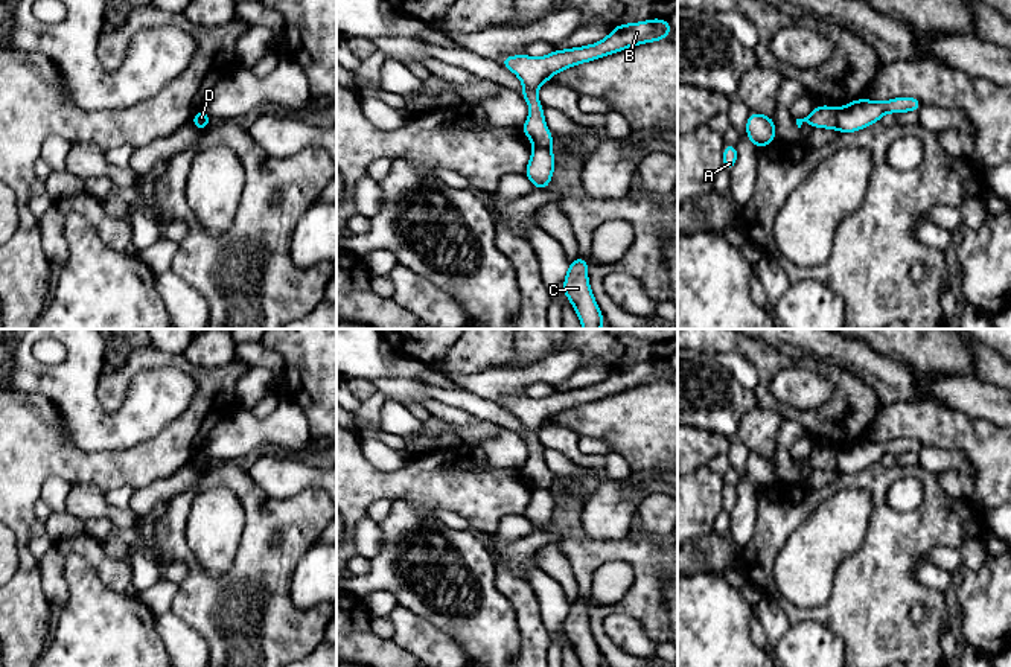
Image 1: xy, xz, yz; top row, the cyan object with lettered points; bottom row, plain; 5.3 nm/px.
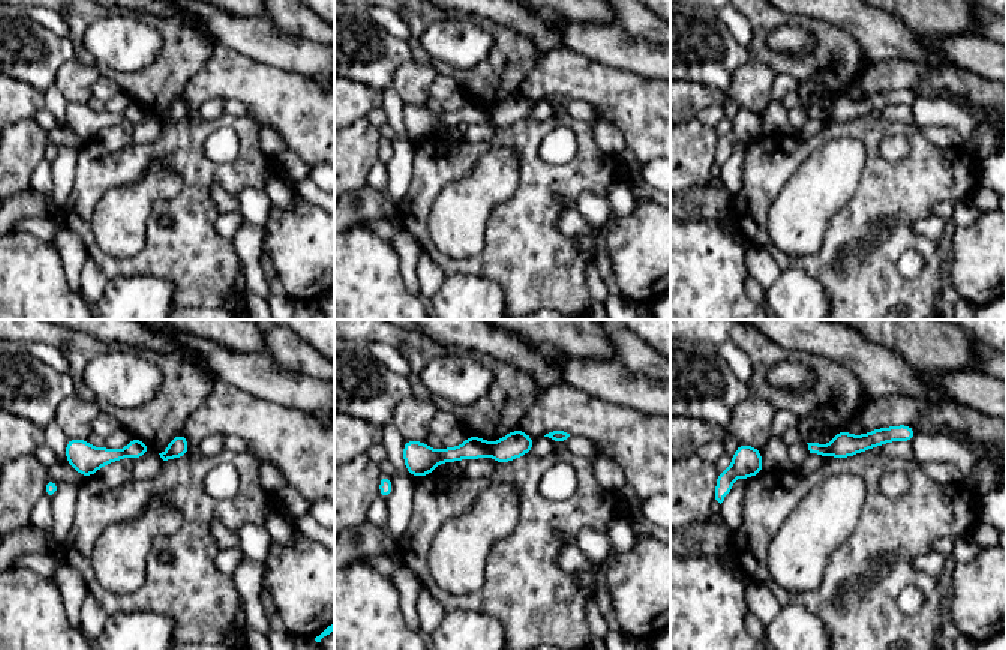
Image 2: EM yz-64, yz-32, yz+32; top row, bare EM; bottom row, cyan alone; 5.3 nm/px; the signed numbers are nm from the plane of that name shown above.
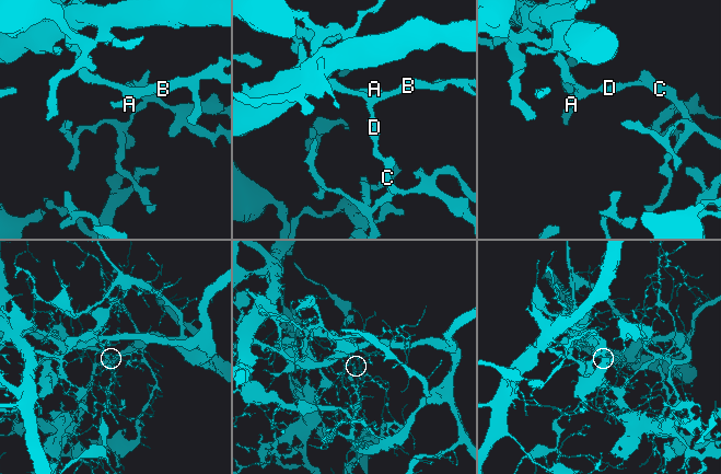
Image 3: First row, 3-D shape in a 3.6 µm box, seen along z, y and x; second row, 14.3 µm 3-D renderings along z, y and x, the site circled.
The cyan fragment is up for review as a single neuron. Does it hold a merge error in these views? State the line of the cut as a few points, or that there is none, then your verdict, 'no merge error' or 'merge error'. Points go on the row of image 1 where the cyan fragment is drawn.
cut in yz along (835, 110), (836, 128); merge error

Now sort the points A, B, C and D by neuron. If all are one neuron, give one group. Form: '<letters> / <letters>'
A B / C D

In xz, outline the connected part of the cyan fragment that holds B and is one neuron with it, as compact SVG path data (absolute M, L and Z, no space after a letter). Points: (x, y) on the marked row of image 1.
M653 18L641 23L618 24L601 41L583 47L554 50L547 56L534 58L515 55L499 59L499 64L510 69L524 84L521 96L528 102L530 114L521 126L522 132L534 146L551 146L553 136L544 120L544 107L537 99L537 88L550 78L568 67L617 53L632 46L653 43L668 37L671 26L667 20Z

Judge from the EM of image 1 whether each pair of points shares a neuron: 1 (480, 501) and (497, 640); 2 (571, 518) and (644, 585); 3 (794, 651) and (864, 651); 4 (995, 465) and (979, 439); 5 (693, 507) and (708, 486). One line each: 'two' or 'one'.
1: two
2: one
3: two
4: one
5: one

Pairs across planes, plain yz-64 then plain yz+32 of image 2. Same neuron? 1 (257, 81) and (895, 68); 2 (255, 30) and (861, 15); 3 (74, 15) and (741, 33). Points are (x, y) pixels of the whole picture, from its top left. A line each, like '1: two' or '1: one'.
1: one
2: two
3: two

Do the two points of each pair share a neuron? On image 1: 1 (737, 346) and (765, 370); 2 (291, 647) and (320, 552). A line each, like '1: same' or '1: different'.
1: same
2: different

